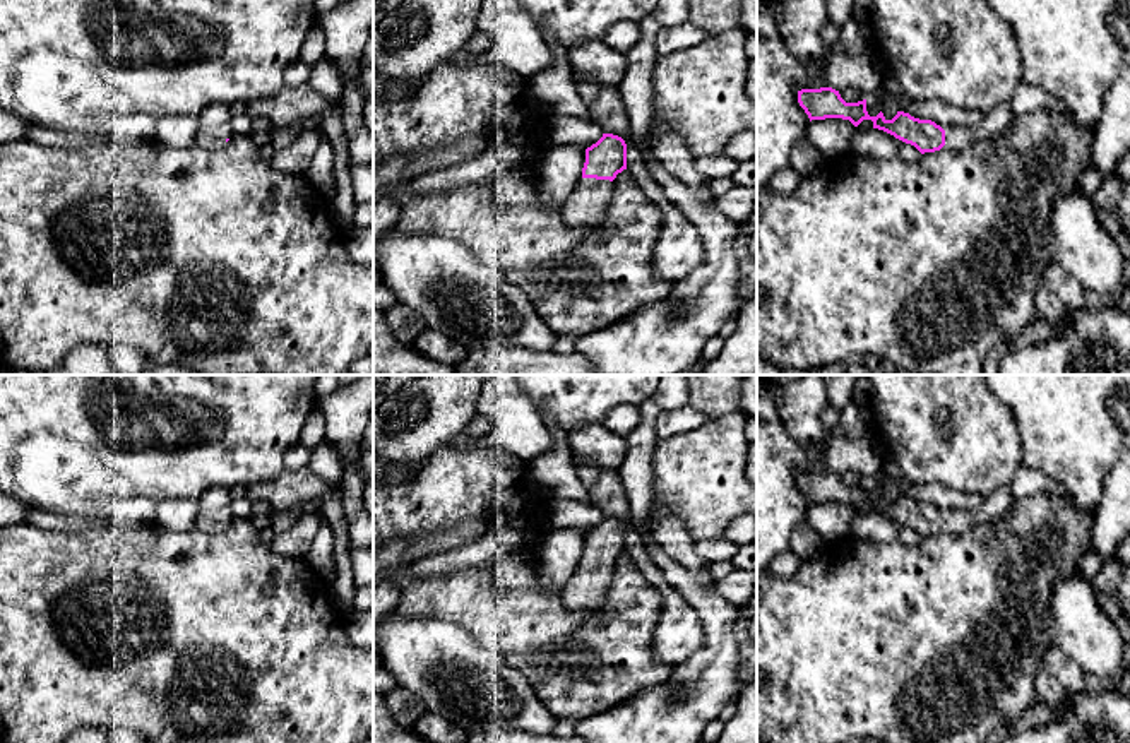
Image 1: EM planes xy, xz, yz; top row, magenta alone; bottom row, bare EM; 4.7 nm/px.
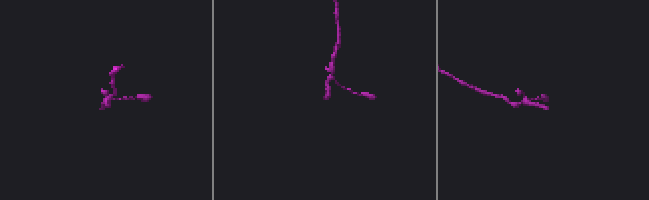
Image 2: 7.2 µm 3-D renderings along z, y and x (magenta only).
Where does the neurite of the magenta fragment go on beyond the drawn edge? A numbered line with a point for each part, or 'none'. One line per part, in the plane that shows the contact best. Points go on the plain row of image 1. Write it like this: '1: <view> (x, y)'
1: xz (584, 591)

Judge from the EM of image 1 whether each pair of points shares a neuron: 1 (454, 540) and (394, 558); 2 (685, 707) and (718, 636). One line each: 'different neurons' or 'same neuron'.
1: same neuron
2: same neuron

